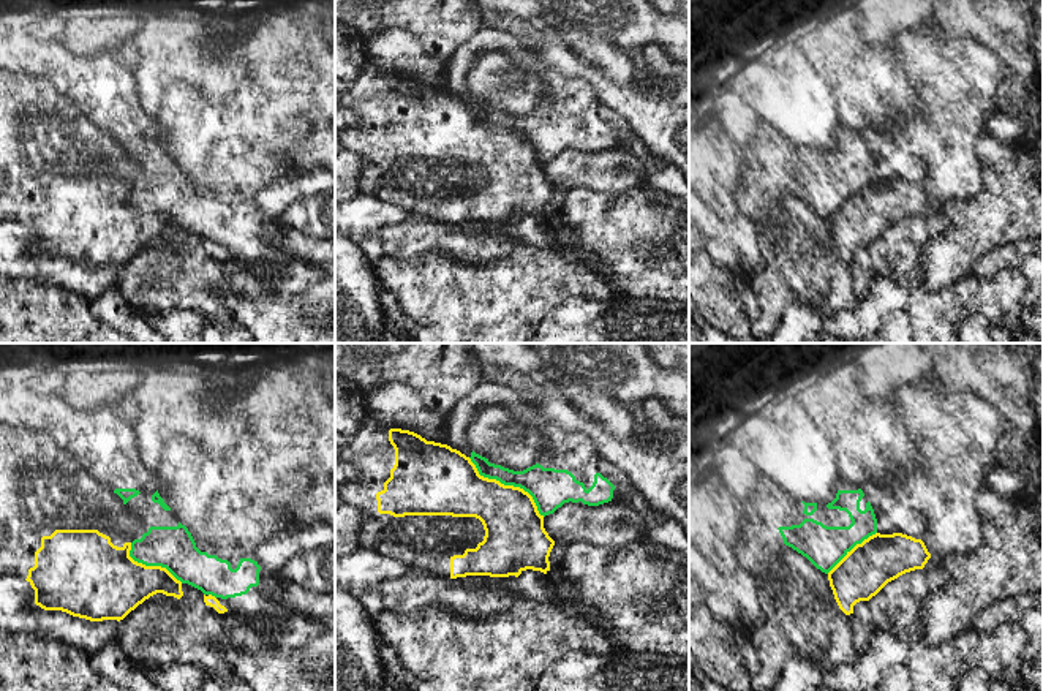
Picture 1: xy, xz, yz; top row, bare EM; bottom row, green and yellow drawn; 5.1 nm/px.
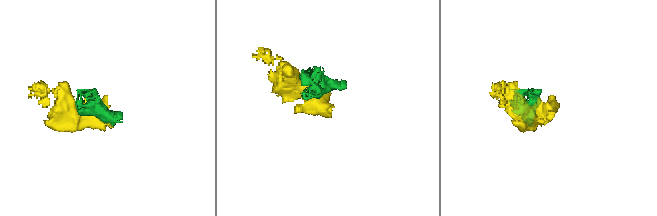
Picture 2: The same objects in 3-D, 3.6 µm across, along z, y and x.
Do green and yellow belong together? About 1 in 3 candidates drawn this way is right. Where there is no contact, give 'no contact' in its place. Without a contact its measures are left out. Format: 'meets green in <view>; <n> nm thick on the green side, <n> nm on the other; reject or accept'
meets green in xz; 200 nm thick on the green side, 300 nm on the other; reject

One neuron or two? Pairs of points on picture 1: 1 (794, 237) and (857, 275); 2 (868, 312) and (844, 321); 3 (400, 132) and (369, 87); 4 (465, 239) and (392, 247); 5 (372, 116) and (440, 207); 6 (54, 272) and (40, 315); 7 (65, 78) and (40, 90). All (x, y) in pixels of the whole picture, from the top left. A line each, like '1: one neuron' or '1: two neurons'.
1: two neurons
2: one neuron
3: one neuron
4: one neuron
5: one neuron
6: two neurons
7: two neurons

